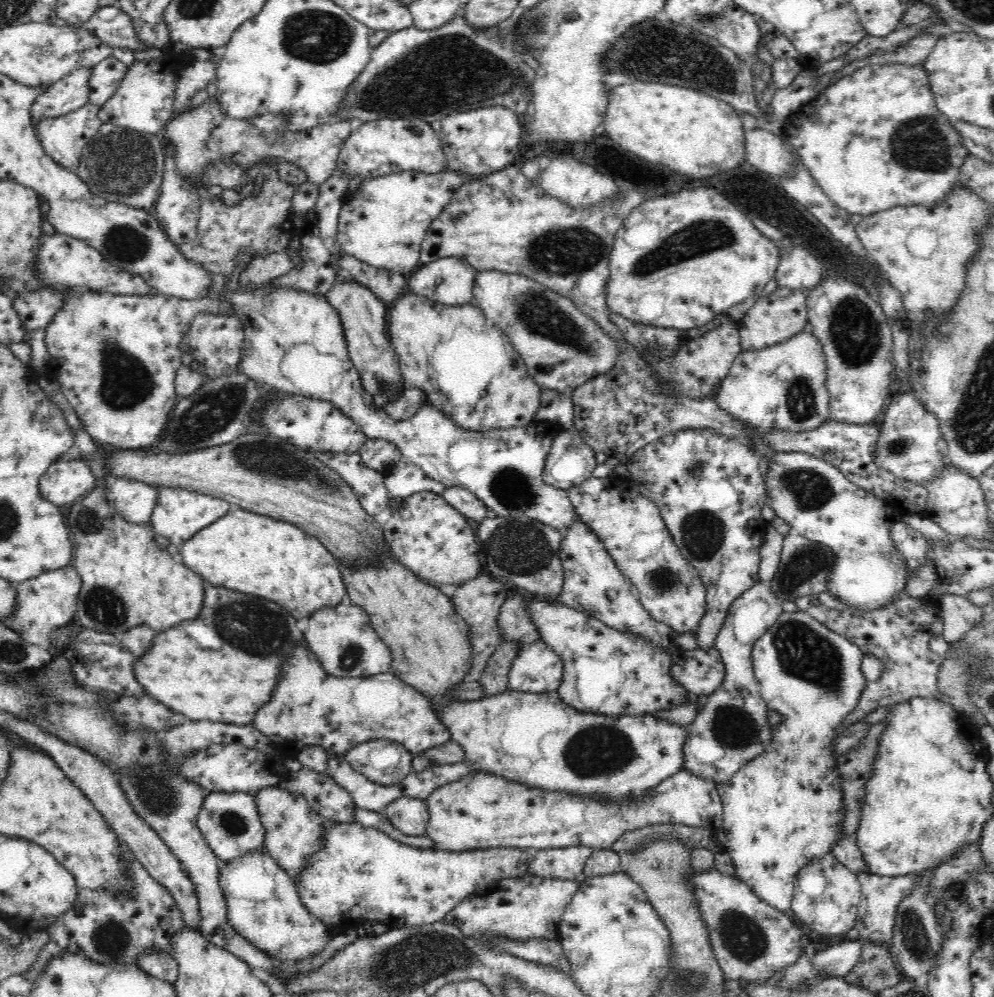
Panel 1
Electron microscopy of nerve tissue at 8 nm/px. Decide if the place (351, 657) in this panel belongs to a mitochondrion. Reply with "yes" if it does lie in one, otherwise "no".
yes

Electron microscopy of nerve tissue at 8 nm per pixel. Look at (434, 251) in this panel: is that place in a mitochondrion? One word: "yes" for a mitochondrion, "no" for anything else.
no

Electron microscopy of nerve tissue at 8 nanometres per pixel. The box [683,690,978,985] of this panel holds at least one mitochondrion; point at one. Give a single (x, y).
(742, 936)

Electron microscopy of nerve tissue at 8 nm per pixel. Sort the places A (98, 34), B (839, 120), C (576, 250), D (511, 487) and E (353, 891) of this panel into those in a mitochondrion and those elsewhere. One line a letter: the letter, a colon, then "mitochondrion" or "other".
A: other
B: other
C: mitochondrion
D: mitochondrion
E: other

